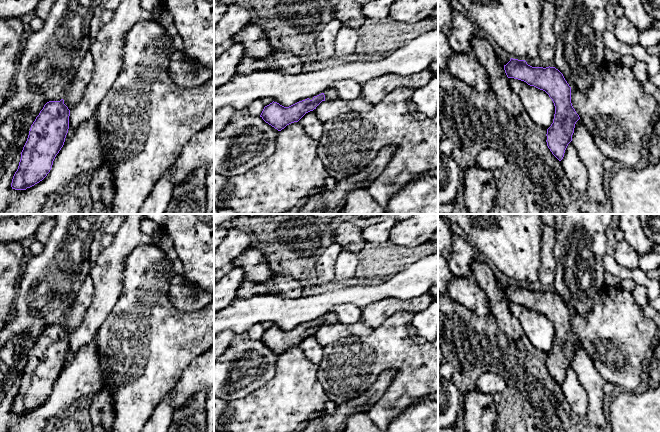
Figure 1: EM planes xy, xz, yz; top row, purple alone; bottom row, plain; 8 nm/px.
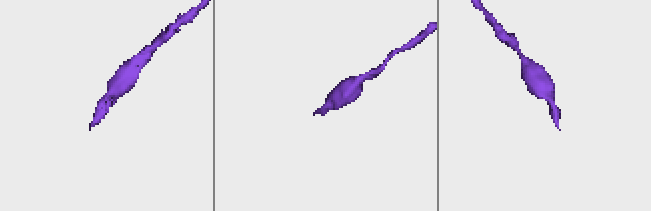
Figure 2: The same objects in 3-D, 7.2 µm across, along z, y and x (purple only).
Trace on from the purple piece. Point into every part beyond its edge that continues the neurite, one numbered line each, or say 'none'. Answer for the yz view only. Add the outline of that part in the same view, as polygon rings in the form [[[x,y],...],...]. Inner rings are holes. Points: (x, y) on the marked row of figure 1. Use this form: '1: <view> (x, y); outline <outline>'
none

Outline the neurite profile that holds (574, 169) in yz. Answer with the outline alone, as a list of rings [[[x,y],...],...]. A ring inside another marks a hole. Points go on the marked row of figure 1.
[[[572,142],[568,144],[564,157],[560,162],[571,188],[579,195],[585,193],[588,183],[587,171],[584,164],[580,161],[577,150]]]

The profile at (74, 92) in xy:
[[[88,52],[80,63],[70,85],[65,89],[63,100],[69,110],[72,110],[82,99],[85,89],[92,79],[94,63]]]

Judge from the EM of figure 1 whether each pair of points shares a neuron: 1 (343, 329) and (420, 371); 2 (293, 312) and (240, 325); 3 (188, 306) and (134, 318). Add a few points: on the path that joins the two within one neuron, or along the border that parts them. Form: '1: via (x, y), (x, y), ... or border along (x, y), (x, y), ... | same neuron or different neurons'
1: border along (374, 328), (368, 334), (345, 336), (333, 343) | different neurons
2: via (280, 312), (253, 312) | same neuron
3: border along (169, 286), (168, 297), (177, 309), (198, 311) | different neurons

